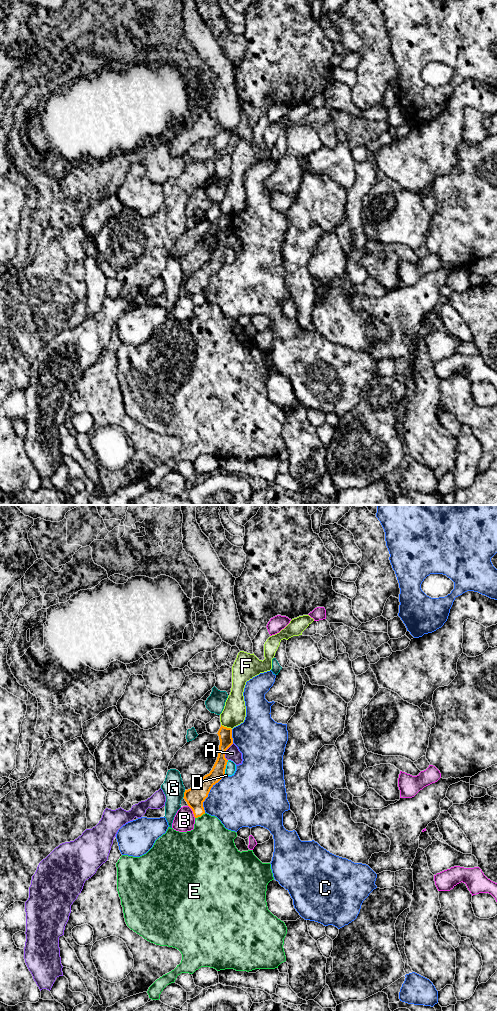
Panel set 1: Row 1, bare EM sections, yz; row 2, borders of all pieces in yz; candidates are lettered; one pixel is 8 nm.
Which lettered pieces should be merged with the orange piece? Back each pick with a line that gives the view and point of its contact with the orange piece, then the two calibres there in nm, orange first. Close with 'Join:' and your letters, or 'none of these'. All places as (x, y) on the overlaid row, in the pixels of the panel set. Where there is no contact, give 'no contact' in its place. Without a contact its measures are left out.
Join: none of these

